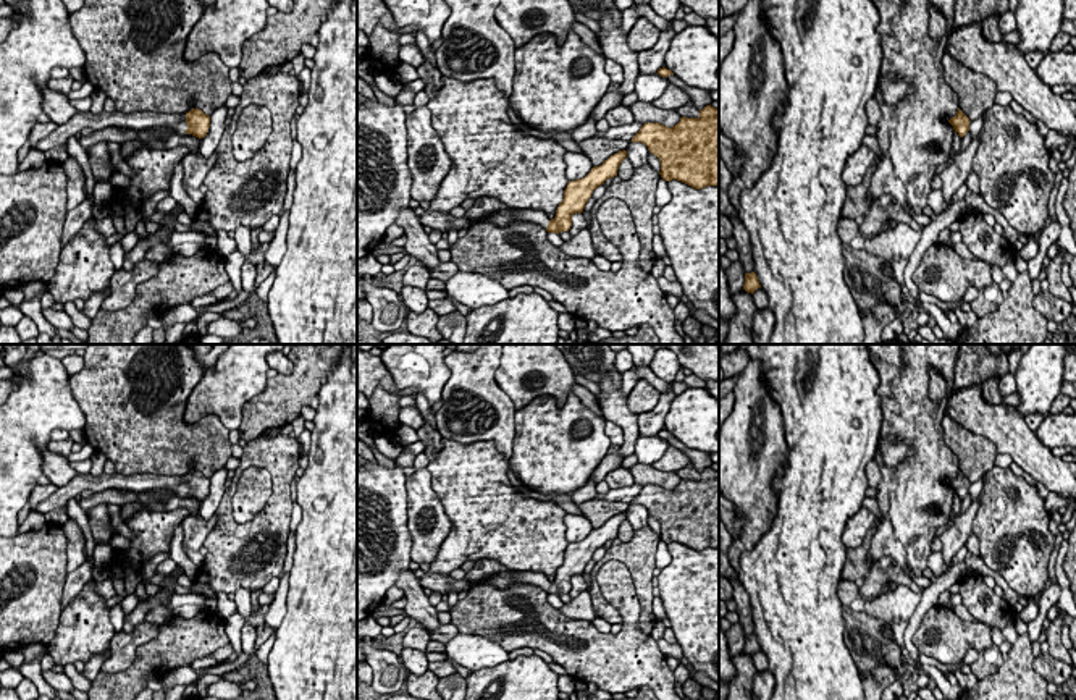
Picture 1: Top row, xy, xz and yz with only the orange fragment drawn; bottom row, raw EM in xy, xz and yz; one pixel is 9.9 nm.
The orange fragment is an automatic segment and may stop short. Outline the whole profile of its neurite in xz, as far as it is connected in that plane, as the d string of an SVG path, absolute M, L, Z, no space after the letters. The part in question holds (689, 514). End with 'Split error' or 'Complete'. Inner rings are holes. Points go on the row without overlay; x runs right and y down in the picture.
M706 467L698 480L685 480L667 490L645 485L632 500L661 524L664 543L682 543L695 551L719 546L719 470Z. Complete

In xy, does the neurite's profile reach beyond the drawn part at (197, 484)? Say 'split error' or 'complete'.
split error

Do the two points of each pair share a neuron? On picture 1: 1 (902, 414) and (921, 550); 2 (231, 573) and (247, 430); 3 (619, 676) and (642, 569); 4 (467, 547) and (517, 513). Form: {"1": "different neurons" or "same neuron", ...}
{"1": "same neuron", "2": "different neurons", "3": "different neurons", "4": "same neuron"}

